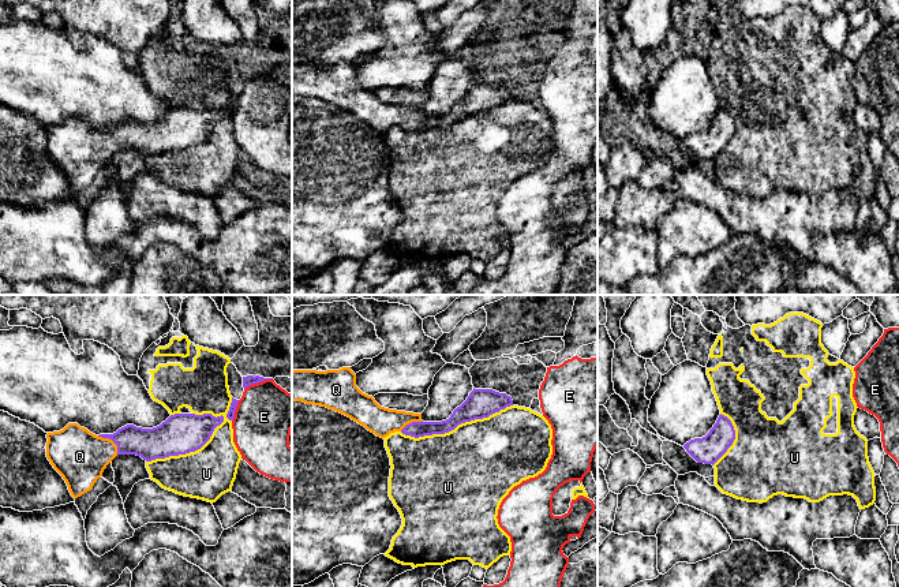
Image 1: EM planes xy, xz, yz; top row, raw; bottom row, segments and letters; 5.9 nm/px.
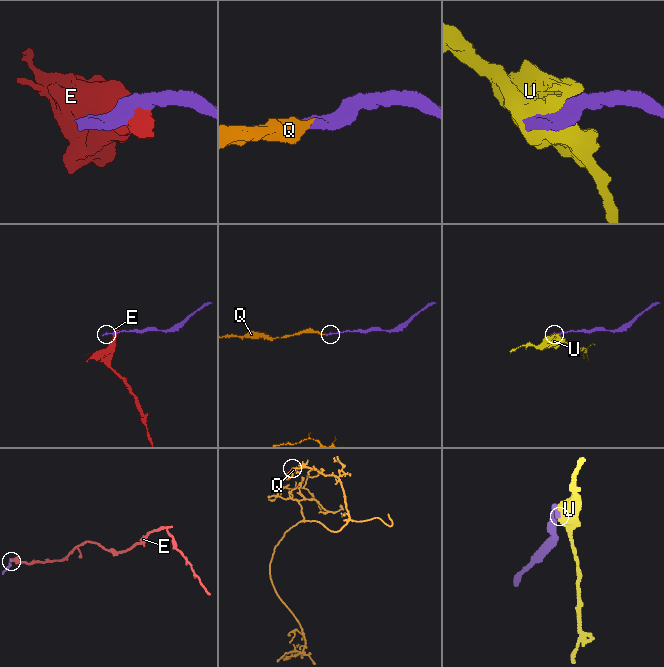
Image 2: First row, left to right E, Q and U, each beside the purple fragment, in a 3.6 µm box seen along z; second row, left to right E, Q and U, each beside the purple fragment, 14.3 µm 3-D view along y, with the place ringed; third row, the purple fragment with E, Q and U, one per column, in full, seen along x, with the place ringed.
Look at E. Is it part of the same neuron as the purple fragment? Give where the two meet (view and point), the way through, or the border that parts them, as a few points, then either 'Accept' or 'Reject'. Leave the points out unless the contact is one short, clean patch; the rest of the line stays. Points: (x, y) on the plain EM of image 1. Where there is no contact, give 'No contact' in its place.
Touches purple at xy (258, 75). Reject

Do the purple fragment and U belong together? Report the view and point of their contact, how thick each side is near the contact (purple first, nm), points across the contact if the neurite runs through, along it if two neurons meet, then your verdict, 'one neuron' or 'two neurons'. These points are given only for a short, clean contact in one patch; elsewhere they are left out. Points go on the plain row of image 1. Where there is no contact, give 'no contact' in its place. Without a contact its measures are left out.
xy (198, 142) | 240/300 nm | two neurons

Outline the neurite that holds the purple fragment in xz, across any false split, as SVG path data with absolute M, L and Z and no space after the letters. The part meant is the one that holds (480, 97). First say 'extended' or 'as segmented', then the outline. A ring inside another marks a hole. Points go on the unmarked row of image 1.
extended | M351 61L326 66L292 64L292 96L303 96L340 106L381 132L394 126L415 132L445 128L461 117L488 112L513 100L512 91L506 87L473 82L449 113L423 116L422 108L381 101L372 90L363 87L356 81L356 68Z

